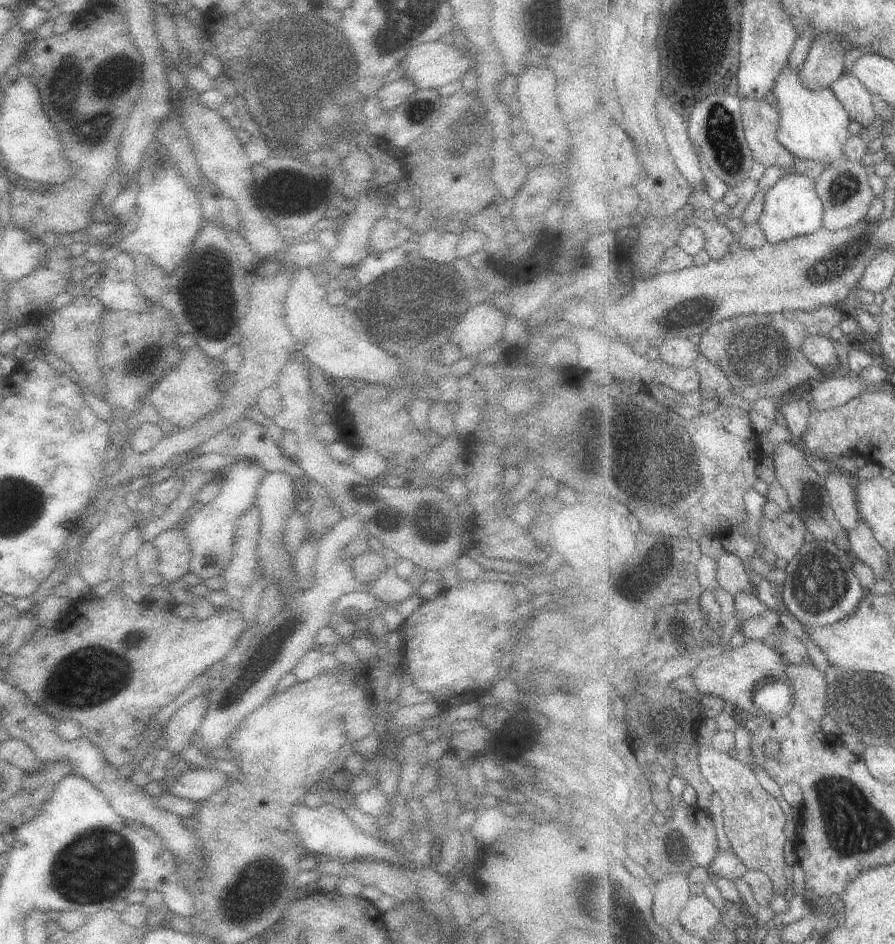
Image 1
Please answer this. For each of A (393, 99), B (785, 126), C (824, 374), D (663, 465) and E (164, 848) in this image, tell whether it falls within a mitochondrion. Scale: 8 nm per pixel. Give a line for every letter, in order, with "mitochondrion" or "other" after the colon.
A: other
B: other
C: other
D: mitochondrion
E: other

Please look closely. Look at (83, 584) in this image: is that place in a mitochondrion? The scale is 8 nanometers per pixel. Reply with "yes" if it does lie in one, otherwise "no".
no

